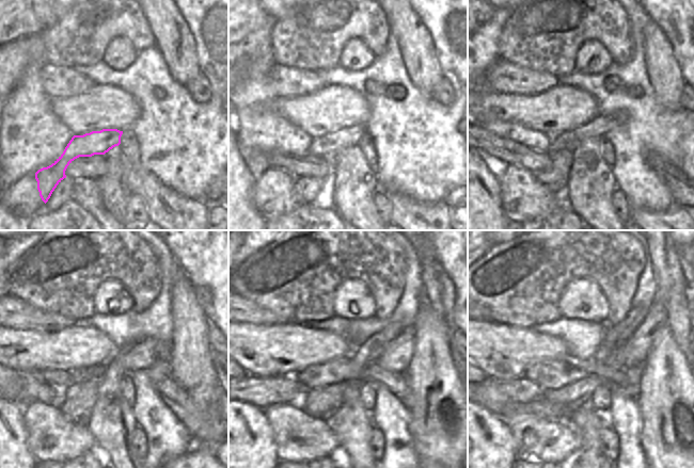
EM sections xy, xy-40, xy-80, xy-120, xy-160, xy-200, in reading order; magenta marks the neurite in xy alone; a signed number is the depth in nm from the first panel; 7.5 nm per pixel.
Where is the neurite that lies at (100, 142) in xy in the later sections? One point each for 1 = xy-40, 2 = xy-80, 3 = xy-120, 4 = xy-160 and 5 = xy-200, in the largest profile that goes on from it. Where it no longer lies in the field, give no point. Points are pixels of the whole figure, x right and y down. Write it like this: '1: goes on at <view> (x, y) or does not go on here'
1: goes on at xy-40 (328, 145)
2: goes on at xy-80 (598, 127)
3: goes on at xy-120 (145, 353)
4: goes on at xy-160 (396, 355)
5: goes on at xy-200 (633, 354)

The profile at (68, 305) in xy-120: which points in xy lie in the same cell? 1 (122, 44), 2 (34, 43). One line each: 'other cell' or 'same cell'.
1: other cell
2: other cell

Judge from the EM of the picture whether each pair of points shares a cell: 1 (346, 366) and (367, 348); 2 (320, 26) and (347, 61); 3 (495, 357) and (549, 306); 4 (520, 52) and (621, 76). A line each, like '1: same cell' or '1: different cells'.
1: different cells
2: different cells
3: different cells
4: different cells

